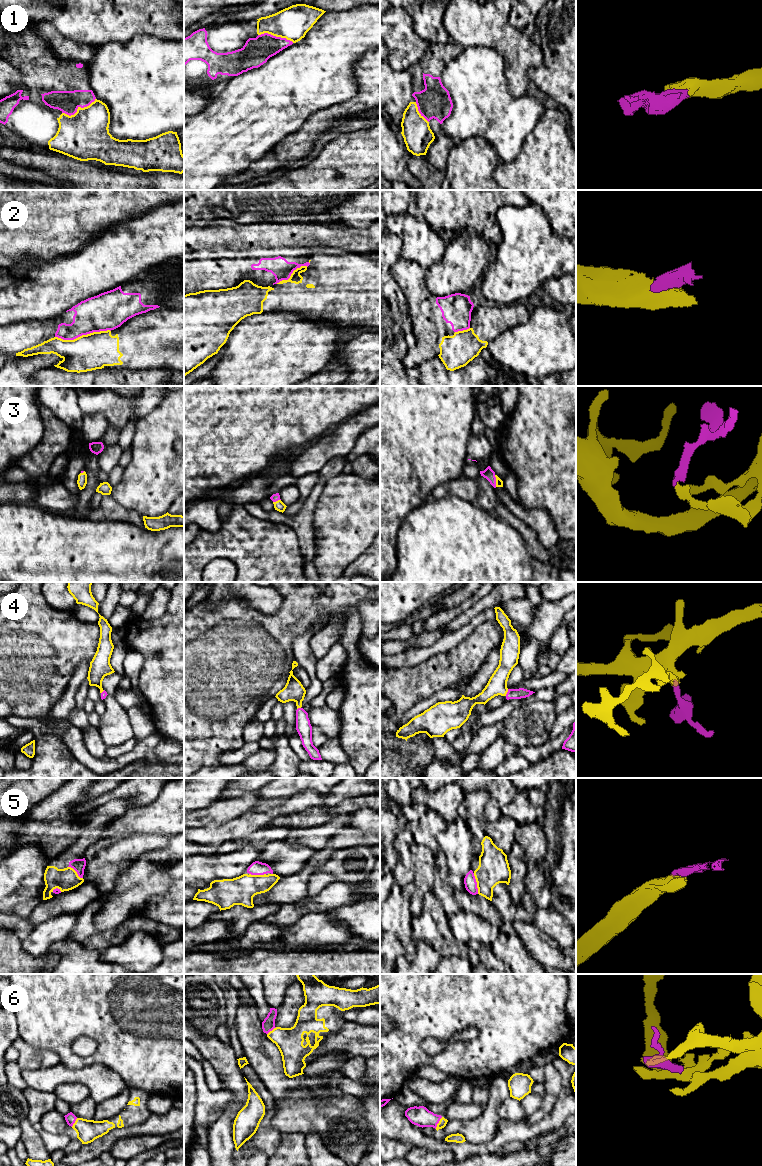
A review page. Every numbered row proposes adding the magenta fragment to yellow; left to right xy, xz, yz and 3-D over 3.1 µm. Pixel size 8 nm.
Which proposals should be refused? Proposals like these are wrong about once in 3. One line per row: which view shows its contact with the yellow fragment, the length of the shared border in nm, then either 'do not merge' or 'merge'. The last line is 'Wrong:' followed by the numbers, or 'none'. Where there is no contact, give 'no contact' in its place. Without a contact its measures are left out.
1: xy | 300 nm | merge
2: xy | 460 nm | do not merge
3: yz | 100 nm | merge
4: yz | 60 nm | merge
5: yz | 170 nm | merge
6: yz | 110 nm | merge
Wrong: 2

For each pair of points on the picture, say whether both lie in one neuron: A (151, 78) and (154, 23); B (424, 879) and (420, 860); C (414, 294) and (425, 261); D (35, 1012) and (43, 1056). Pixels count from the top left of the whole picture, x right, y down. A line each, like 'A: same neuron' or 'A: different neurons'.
A: different neurons
B: same neuron
C: different neurons
D: different neurons

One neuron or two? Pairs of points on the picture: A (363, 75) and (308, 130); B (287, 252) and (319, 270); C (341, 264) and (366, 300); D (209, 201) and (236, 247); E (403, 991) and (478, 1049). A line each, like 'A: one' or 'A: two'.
A: one
B: two
C: one
D: two
E: one

